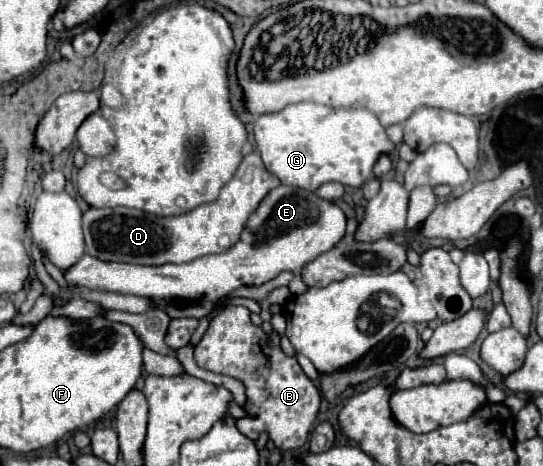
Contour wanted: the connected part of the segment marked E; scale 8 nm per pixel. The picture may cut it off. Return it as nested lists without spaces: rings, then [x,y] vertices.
[[[277,186],[271,190],[259,208],[249,216],[241,238],[227,252],[195,258],[187,264],[161,264],[139,266],[123,262],[105,262],[95,256],[83,254],[83,258],[63,272],[67,288],[105,290],[115,294],[133,294],[159,300],[221,300],[241,286],[261,286],[275,278],[283,270],[297,270],[301,264],[313,260],[321,252],[327,252],[345,236],[343,210],[321,200],[315,192],[307,192],[293,186]]]

